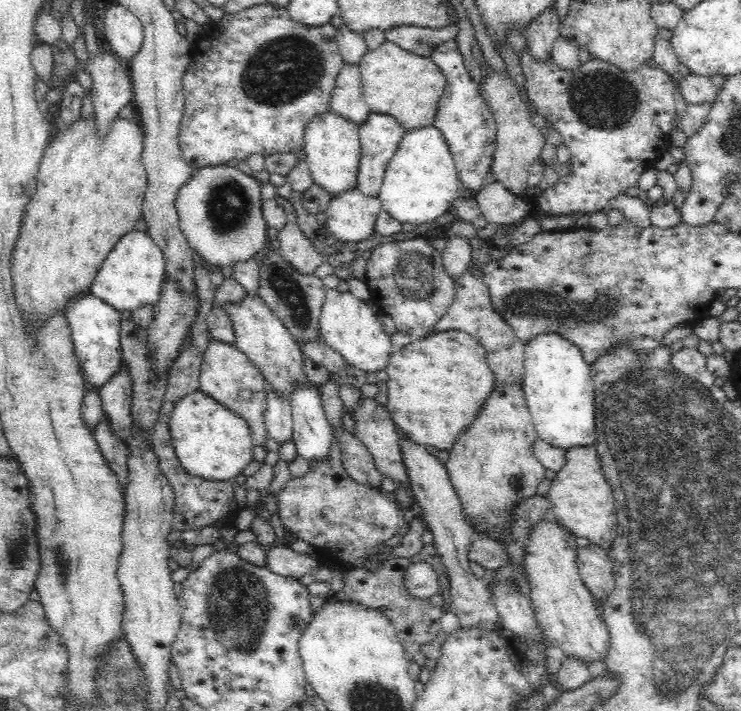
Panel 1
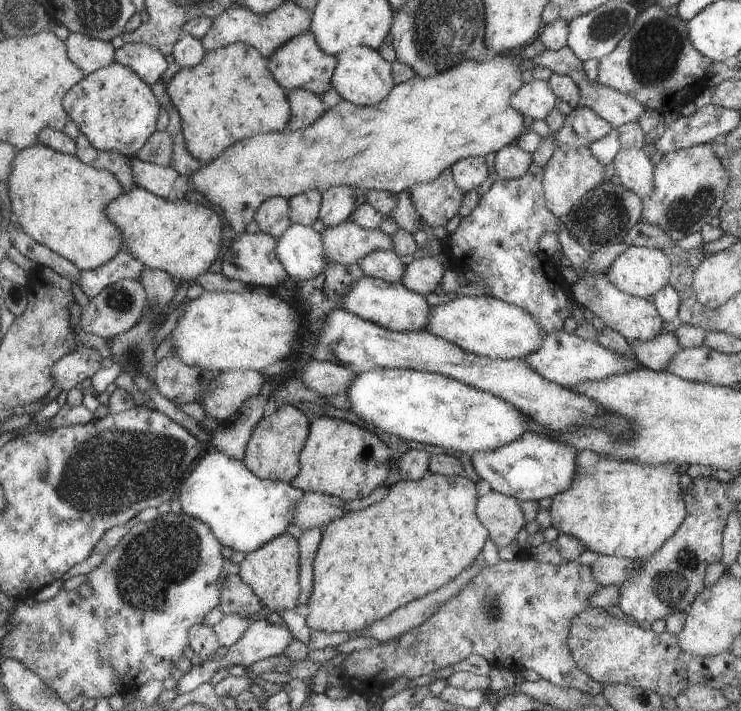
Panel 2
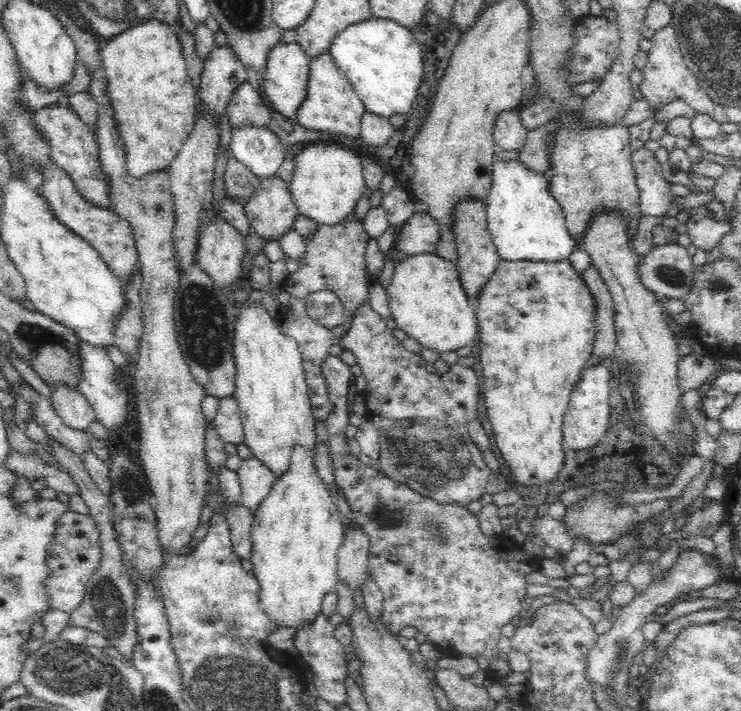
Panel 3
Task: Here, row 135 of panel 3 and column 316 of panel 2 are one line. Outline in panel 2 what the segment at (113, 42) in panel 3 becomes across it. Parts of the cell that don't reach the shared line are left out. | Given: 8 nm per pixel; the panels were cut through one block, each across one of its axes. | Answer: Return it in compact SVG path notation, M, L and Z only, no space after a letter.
M497 54L486 62L479 63L464 61L458 66L453 66L450 70L445 70L445 72L435 74L431 77L420 78L415 75L411 79L397 84L382 101L377 102L375 105L356 106L342 99L332 108L327 109L323 113L323 118L319 118L319 122L313 122L311 126L307 126L307 128L303 128L303 130L295 130L295 132L287 132L287 134L285 134L285 132L267 132L267 134L255 134L255 136L243 138L243 140L235 142L235 146L229 146L227 150L223 150L214 160L211 160L207 164L202 164L202 167L197 170L197 172L193 172L188 179L184 179L182 182L187 183L189 190L202 195L209 204L218 206L221 212L226 216L227 224L229 224L236 236L243 233L245 226L254 220L254 215L258 207L262 205L264 201L272 197L289 199L290 197L294 197L297 194L305 193L312 189L323 192L331 189L331 186L337 187L340 185L352 187L363 193L366 191L386 191L391 195L395 195L405 189L410 189L415 183L420 184L433 181L435 178L439 177L439 174L442 173L444 169L454 165L456 161L468 157L484 157L491 152L497 153L500 149L503 149L503 146L515 142L523 132L523 118L521 114L518 114L518 112L510 106L509 101L519 90L519 86L521 86L519 70L517 70L517 66L511 62L511 58L507 58L507 56L499 56L499 54Z

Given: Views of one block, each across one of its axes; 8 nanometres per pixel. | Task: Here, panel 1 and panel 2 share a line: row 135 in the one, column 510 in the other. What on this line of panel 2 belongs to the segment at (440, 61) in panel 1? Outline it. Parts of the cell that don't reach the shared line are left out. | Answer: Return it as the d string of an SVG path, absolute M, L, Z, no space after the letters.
M528 431L515 441L494 450L474 451L471 465L477 476L491 485L491 491L517 501L538 501L566 490L577 469L577 451L565 444Z

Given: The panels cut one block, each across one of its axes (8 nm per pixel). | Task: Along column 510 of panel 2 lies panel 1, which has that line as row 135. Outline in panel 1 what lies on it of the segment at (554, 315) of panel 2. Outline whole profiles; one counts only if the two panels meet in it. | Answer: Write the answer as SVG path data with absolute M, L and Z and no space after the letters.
M269 2L242 9L242 12L235 15L234 13L225 13L220 21L212 23L210 28L198 38L198 41L192 47L189 64L182 80L185 100L179 129L179 146L182 157L188 163L188 166L196 170L209 165L222 165L233 158L238 159L238 161L245 161L251 154L262 154L268 157L274 154L298 154L300 151L305 151L303 138L306 125L314 117L331 110L331 96L335 89L335 80L344 66L344 61L340 56L335 40L336 29L331 23L306 26L296 22L290 18L287 7L274 6Z

